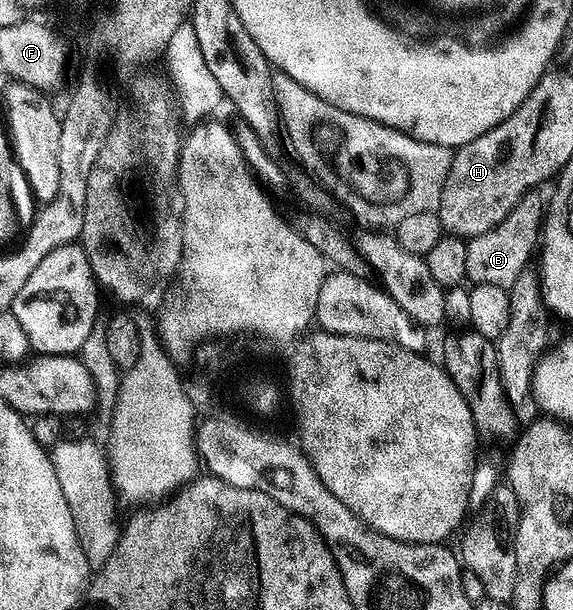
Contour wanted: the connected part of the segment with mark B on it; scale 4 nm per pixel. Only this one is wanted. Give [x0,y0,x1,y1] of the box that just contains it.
[466,188,546,290]

